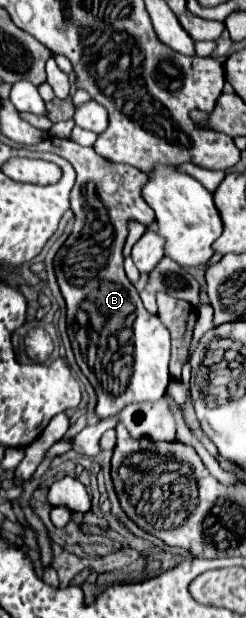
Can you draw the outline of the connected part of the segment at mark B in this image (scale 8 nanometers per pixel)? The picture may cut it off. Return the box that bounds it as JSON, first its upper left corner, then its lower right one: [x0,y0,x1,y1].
[31,136,169,420]

